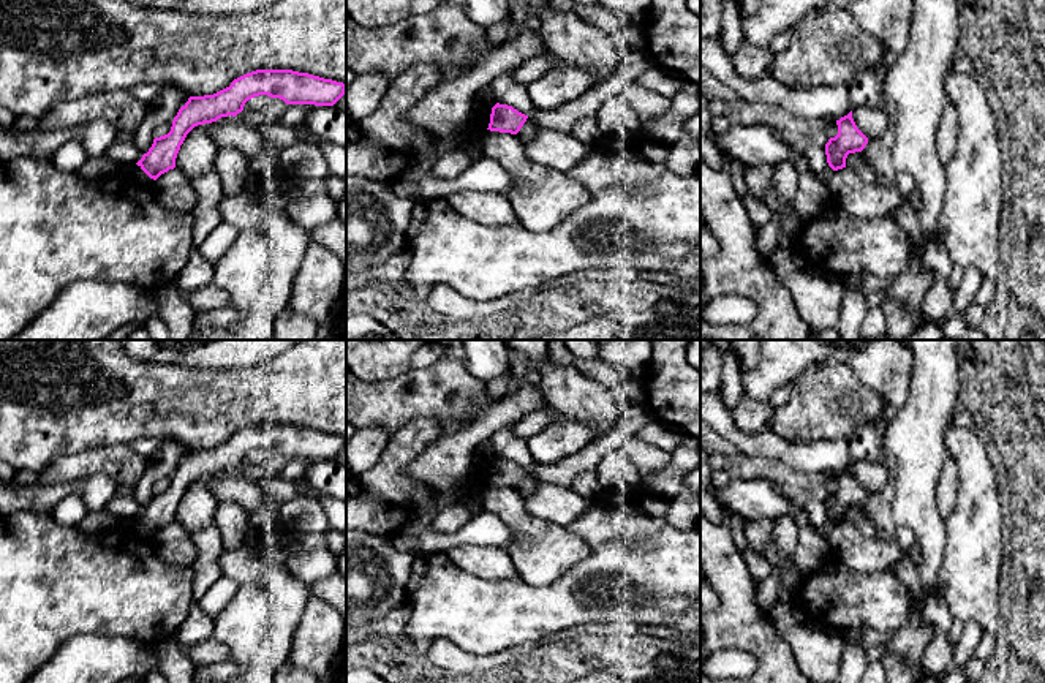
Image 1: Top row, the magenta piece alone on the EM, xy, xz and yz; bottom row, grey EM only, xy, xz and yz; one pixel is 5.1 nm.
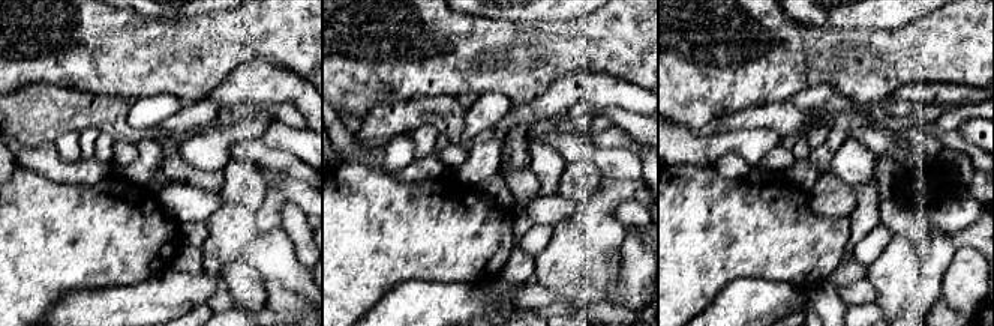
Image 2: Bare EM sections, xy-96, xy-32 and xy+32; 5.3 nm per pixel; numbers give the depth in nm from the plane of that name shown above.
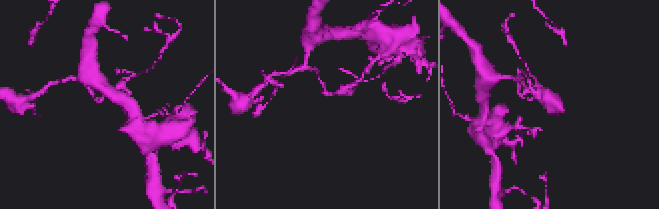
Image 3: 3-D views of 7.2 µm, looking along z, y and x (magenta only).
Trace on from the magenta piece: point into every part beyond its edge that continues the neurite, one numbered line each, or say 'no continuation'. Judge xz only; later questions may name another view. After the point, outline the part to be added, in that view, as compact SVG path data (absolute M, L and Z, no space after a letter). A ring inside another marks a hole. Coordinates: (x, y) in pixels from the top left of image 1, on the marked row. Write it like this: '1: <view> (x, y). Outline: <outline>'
no continuation

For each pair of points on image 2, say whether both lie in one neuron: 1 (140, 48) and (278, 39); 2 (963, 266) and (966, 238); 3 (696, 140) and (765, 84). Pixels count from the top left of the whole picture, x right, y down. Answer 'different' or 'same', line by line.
1: same
2: different
3: different

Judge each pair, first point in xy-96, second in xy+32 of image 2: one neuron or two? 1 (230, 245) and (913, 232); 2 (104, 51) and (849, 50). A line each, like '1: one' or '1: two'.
1: two
2: one

